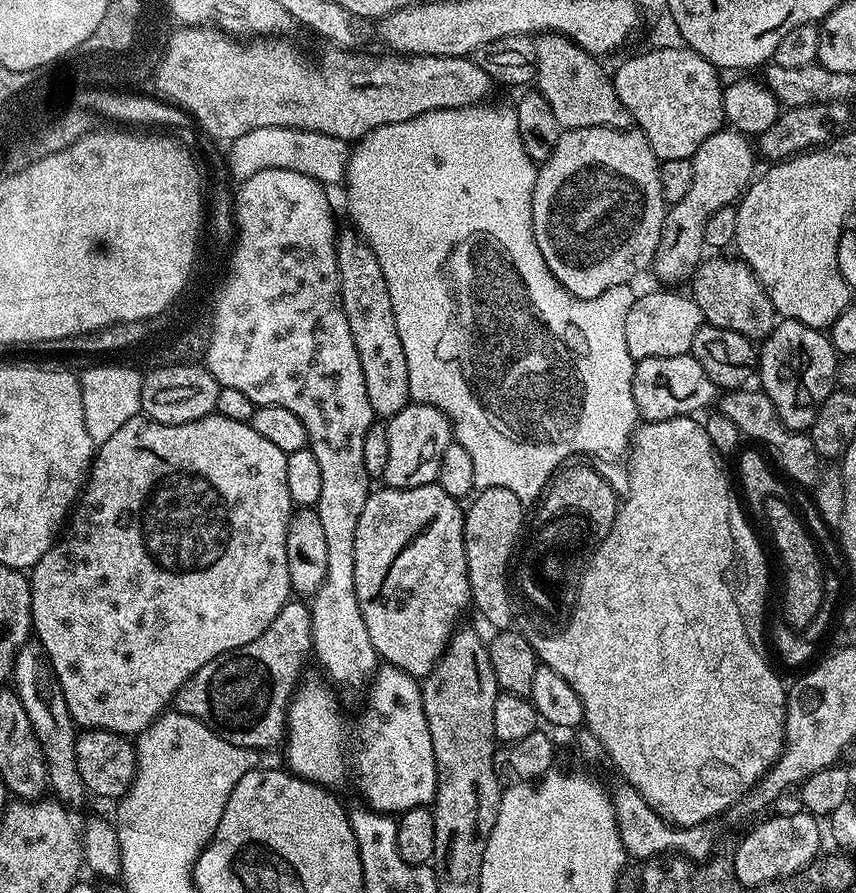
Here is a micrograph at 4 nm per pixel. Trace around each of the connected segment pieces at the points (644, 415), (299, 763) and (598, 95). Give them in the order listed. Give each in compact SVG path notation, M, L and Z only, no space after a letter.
M678 354L670 358L646 358L635 361L635 366L632 393L634 406L640 411L641 421L669 420L679 416L695 417L711 409L717 399L716 384L710 382L706 370L702 370L702 362L698 362L698 358L691 354Z
M312 680L297 687L288 705L288 727L282 753L288 759L287 771L315 784L336 786L332 784L338 783L348 772L348 747L352 740L348 737L348 724L340 713L340 704L336 701L337 693L324 684Z
M542 32L535 37L536 46L536 79L535 87L540 95L550 102L550 110L554 110L554 118L558 118L561 129L569 128L623 128L632 124L632 115L622 106L612 85L612 76L603 68L597 57L591 56L582 46L578 46L570 38L560 36L557 32Z

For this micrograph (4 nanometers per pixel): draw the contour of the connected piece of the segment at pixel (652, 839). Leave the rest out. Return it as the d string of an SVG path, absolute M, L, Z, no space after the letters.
M623 782L617 784L616 789L611 789L610 795L616 808L616 821L624 852L633 861L655 860L657 857L679 854L690 860L704 862L715 853L712 851L715 850L716 839L720 836L715 823L696 824L692 828L673 827L648 805L646 798L642 798L642 794L634 790L634 786Z

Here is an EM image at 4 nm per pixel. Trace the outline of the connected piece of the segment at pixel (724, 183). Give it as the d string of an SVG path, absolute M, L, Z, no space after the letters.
M721 130L706 138L702 146L692 155L692 165L694 166L694 183L690 185L690 190L686 193L686 198L682 202L671 205L664 213L664 229L658 242L656 256L652 259L651 271L656 272L656 276L664 286L680 286L680 283L691 281L695 271L700 267L706 256L704 247L704 223L714 214L714 210L735 205L740 197L748 190L748 185L752 183L757 175L756 168L757 153L754 151L754 144L743 132L735 130Z

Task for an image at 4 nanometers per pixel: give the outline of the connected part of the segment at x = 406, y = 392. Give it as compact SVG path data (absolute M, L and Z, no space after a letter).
M355 230L337 235L336 265L340 275L340 302L346 322L350 322L358 362L362 362L362 378L366 378L366 398L370 398L377 417L390 418L410 402L410 374L406 370L406 350L402 350L402 338L398 338L386 278L382 278L382 266L378 266L372 247Z

